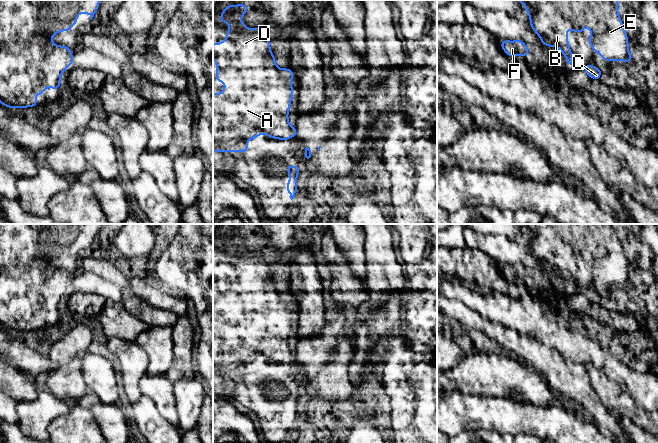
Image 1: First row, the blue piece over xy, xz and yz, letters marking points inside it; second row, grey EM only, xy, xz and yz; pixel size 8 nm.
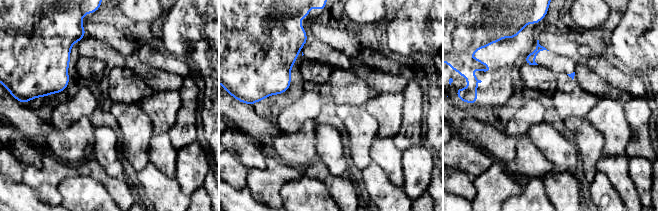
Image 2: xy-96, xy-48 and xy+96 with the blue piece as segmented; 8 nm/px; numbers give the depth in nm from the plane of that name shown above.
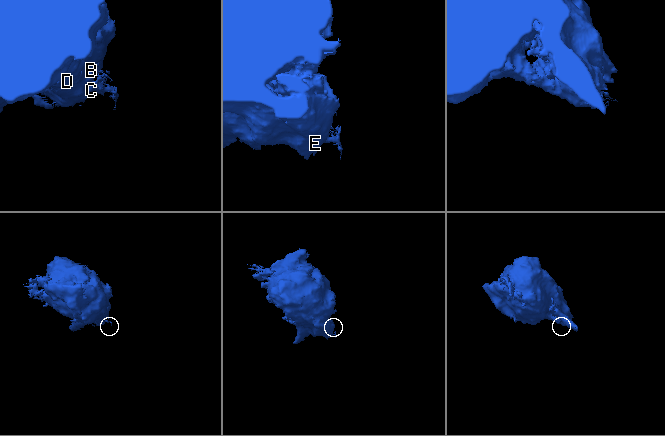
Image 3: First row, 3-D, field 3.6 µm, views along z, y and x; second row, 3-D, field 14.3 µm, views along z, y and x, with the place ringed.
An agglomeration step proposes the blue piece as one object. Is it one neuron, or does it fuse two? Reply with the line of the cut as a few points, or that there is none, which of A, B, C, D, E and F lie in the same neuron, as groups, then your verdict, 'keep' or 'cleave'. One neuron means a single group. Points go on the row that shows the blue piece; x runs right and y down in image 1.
yz (571, 54), (566, 57) | A B D E F / C | cleave

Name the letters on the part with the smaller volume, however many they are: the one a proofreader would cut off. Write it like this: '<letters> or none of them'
C

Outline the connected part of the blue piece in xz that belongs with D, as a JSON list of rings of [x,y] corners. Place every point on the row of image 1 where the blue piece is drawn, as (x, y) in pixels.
[[[245,4],[227,5],[218,16],[222,23],[229,23],[232,27],[226,31],[224,42],[213,44],[216,79],[218,83],[226,83],[222,93],[213,92],[213,152],[250,152],[247,141],[262,133],[280,140],[288,140],[294,133],[294,128],[288,122],[294,92],[294,87],[289,82],[294,78],[294,72],[289,68],[280,69],[276,66],[275,55],[270,50],[271,41],[264,36],[260,26],[249,29],[241,23],[241,17],[249,10]]]

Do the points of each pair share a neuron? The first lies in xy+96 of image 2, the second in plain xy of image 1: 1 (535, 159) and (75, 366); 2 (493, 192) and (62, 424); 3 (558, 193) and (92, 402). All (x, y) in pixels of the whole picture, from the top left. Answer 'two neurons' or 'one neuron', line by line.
1: one neuron
2: two neurons
3: one neuron

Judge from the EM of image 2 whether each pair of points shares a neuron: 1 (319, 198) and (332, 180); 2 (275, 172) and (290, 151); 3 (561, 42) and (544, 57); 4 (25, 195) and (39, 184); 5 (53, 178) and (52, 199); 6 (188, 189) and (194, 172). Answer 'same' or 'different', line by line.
1: different
2: different
3: different
4: different
5: same
6: same

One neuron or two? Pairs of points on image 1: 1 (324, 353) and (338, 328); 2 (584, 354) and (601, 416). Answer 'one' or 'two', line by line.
1: one
2: two

